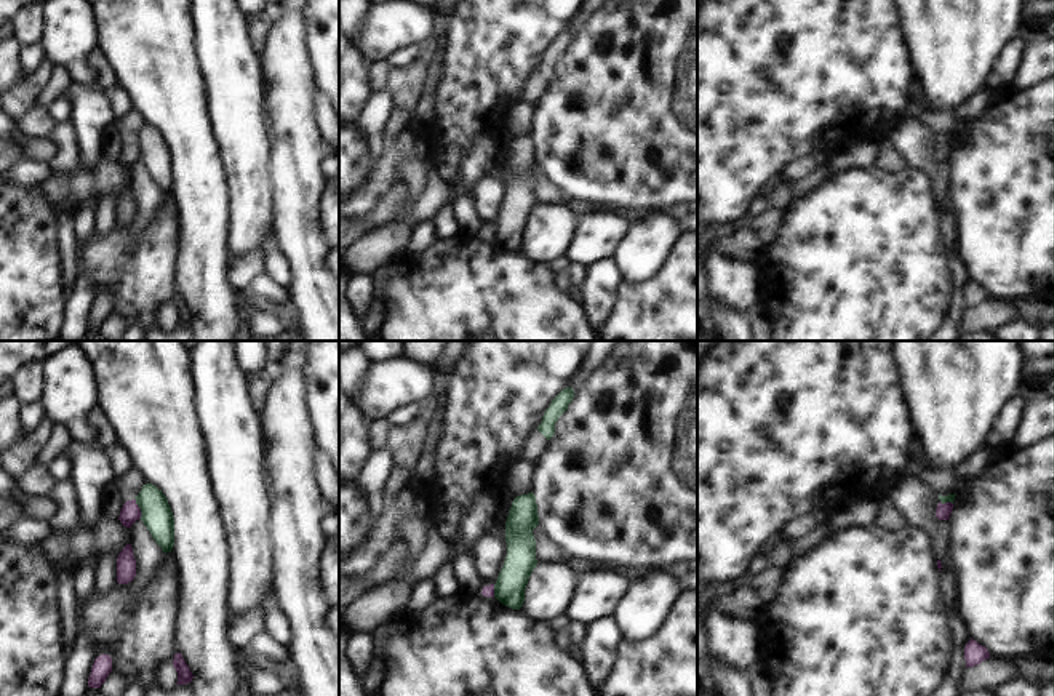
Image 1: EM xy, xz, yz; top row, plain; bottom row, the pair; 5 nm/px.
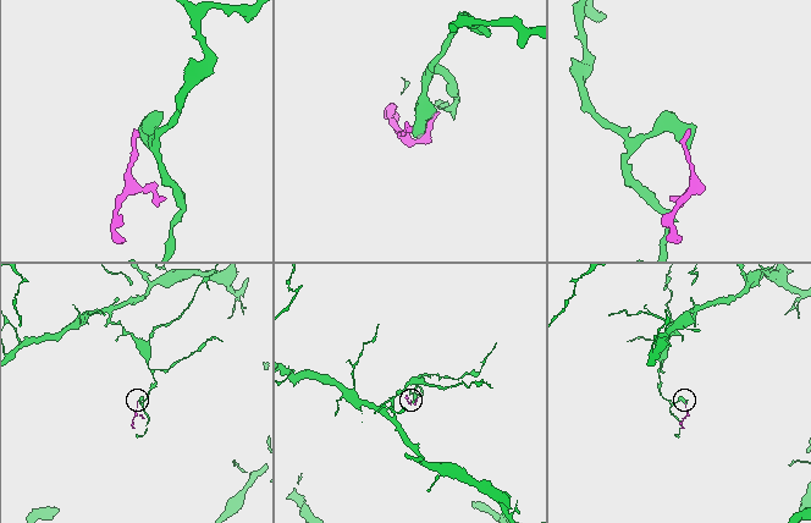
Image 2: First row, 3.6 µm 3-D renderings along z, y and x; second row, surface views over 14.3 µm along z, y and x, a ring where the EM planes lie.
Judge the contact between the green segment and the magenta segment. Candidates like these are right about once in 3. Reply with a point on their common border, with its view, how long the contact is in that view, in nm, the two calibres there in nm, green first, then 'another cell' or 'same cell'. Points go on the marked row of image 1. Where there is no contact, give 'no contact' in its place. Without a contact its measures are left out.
xy (139, 508) | 110 nm | 150/100 nm | another cell

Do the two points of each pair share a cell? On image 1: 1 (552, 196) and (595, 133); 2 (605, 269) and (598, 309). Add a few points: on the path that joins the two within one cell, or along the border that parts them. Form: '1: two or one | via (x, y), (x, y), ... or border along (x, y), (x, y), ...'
1: two | border along (538, 167), (563, 196)
2: one | via (602, 279), (598, 300)

